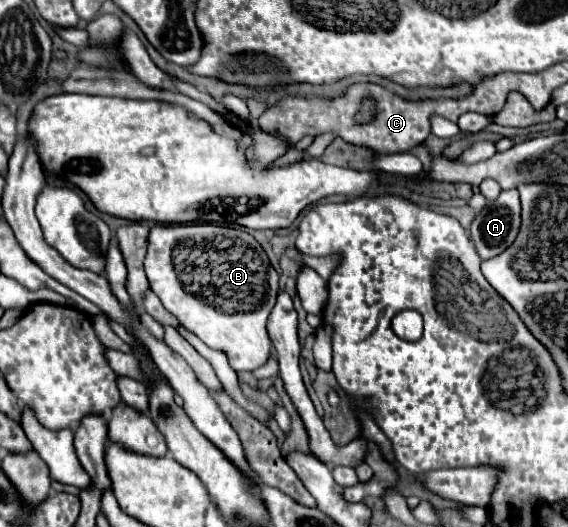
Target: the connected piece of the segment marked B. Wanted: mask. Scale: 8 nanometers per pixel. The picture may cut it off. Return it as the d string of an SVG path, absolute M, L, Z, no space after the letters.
M192 223L172 227L152 227L148 237L148 255L144 259L150 289L160 297L164 307L178 317L178 321L198 335L208 347L224 351L236 372L254 371L268 361L272 343L266 333L266 319L276 303L278 273L274 273L266 253L258 241L240 229L214 223Z

